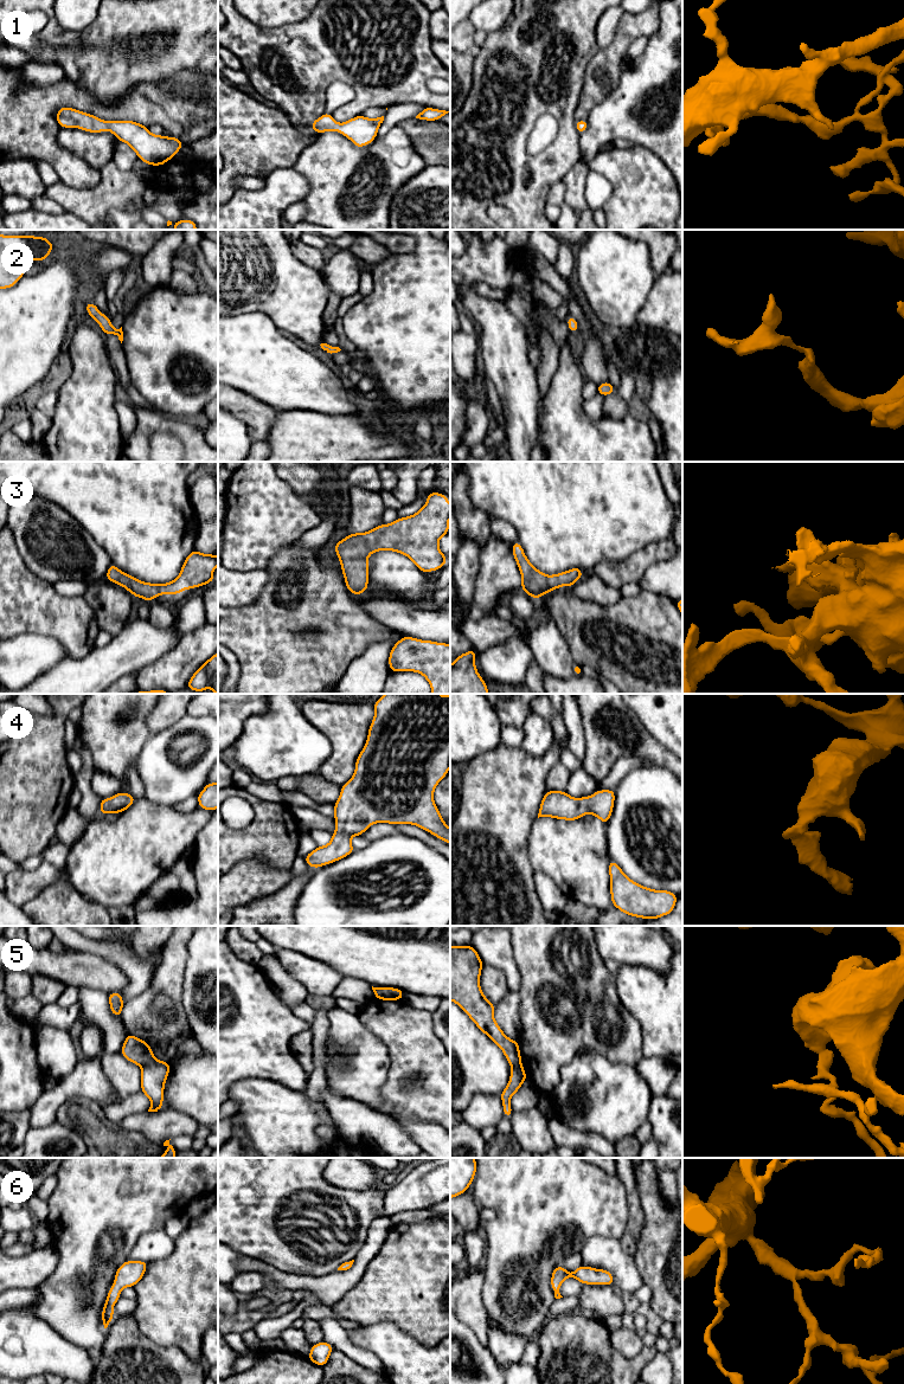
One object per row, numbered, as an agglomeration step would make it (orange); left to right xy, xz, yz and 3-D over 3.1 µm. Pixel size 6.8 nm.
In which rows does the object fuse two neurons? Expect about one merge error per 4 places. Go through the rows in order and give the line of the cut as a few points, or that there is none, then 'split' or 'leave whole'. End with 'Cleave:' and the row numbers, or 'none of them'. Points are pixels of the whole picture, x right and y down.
1: no cut; leave whole
2: no cut; leave whole
3: no cut; leave whole
4: no cut; leave whole
5: cut in xy along (155, 1060), (141, 1068); split
6: no cut; leave whole
Cleave: 5

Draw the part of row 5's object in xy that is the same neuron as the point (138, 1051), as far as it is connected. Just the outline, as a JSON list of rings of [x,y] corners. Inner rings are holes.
[[[132,1034],[127,1035],[121,1049],[121,1055],[129,1062],[140,1066],[141,1068],[153,1064],[155,1061],[150,1045]]]

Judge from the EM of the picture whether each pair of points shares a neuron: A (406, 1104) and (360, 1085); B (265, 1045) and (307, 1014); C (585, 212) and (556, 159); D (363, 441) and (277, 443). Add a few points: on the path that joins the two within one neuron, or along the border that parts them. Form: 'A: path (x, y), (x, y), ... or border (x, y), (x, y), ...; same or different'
A: border (389, 1066), (382, 1087), (382, 1104), (376, 1109); different
B: border (290, 1009), (309, 1028); different
C: border (581, 159), (562, 180); different
D: path (341, 441), (299, 443); same

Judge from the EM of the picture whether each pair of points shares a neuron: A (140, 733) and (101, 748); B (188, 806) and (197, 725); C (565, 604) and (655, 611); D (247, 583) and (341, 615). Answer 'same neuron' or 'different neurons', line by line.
A: same neuron
B: different neurons
C: same neuron
D: different neurons

